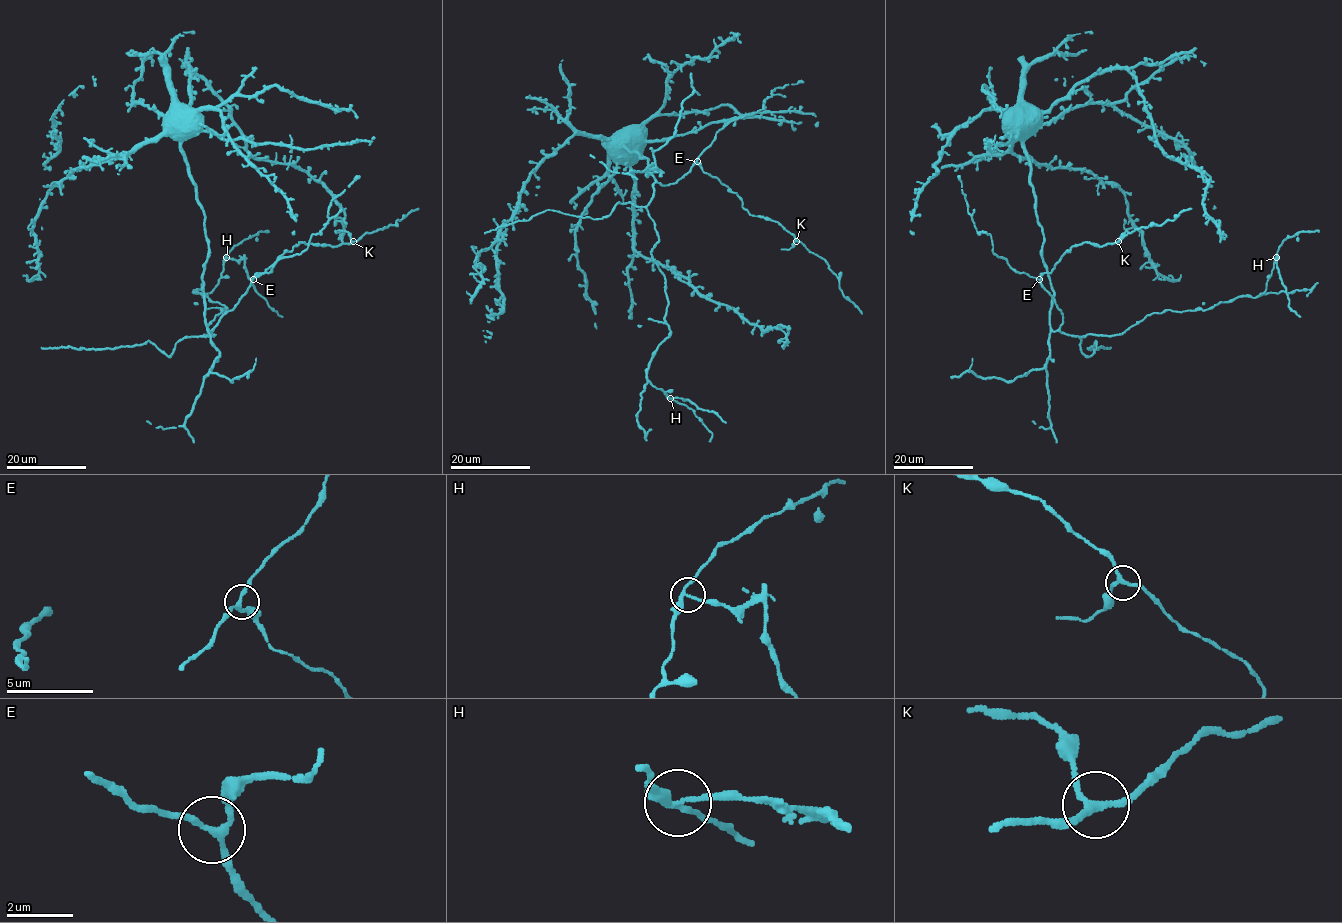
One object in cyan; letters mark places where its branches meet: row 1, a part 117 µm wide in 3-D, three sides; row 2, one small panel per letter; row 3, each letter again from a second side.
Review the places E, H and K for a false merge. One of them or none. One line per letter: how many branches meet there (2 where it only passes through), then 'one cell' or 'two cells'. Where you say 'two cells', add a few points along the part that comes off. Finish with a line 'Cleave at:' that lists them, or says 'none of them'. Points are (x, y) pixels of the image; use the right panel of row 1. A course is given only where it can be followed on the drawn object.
E: branches 3; one cell
H: branches 3; two cells; course (1276, 257), (1289, 307), (1300, 317)
K: branches 3; one cell
Cleave at: H

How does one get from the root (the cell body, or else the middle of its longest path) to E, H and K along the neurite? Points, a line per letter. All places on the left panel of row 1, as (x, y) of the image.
E: (190, 122), (180, 150), (204, 215), (208, 257), (202, 283), (208, 331), (234, 307), (253, 279)
H: (190, 122), (180, 150), (208, 245), (204, 337), (215, 335), (207, 326), (226, 309), (203, 297), (226, 257)
K: (190, 122), (180, 150), (204, 215), (208, 331), (256, 273), (299, 242), (353, 241)

